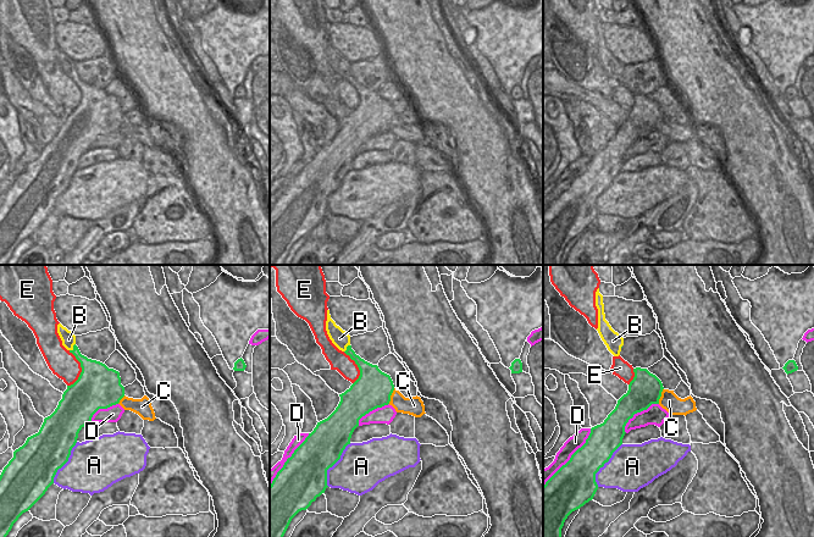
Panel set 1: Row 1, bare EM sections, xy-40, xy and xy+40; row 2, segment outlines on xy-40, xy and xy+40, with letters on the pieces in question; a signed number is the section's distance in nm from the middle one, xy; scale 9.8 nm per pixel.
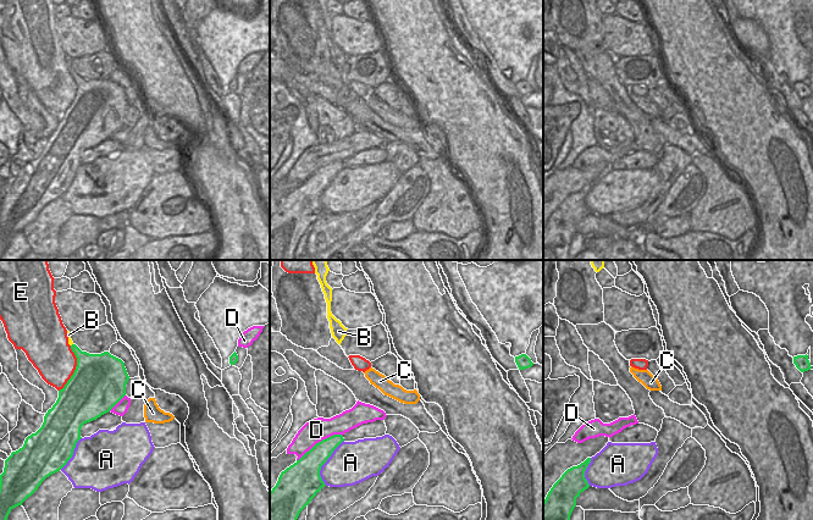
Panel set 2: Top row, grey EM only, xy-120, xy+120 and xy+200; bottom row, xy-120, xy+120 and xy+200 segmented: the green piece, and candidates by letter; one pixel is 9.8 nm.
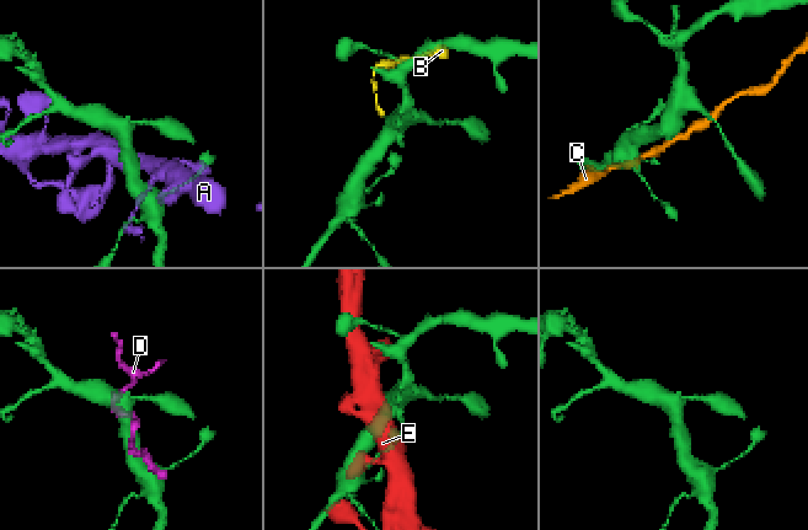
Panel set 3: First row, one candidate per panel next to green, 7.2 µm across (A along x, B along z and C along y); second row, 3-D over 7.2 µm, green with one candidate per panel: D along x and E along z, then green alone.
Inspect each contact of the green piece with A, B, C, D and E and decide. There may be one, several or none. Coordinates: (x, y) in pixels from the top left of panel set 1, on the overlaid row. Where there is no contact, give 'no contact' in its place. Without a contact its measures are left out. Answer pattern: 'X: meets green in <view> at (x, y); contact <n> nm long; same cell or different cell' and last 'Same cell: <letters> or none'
A: meets green in xy at (333, 464); contact 480 nm long; different cell
B: meets green in xy-40 at (73, 347); contact 100 nm long; different cell
C: meets green in xy at (391, 394); contact 170 nm long; different cell
D: meets green in xy+40 at (570, 458); contact 750 nm long; different cell
E: meets green in xy-40 at (82, 370); contact 360 nm long; different cell
Same cell: none

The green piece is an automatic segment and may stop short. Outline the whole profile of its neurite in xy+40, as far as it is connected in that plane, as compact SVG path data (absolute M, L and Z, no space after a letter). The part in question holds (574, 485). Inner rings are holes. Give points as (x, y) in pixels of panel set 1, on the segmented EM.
M636 367L633 372L635 377L629 384L629 391L618 400L615 409L603 423L591 428L586 443L543 486L543 537L561 537L561 528L567 516L593 499L598 489L596 474L622 444L629 420L652 404L659 404L664 389L661 381L647 369Z

